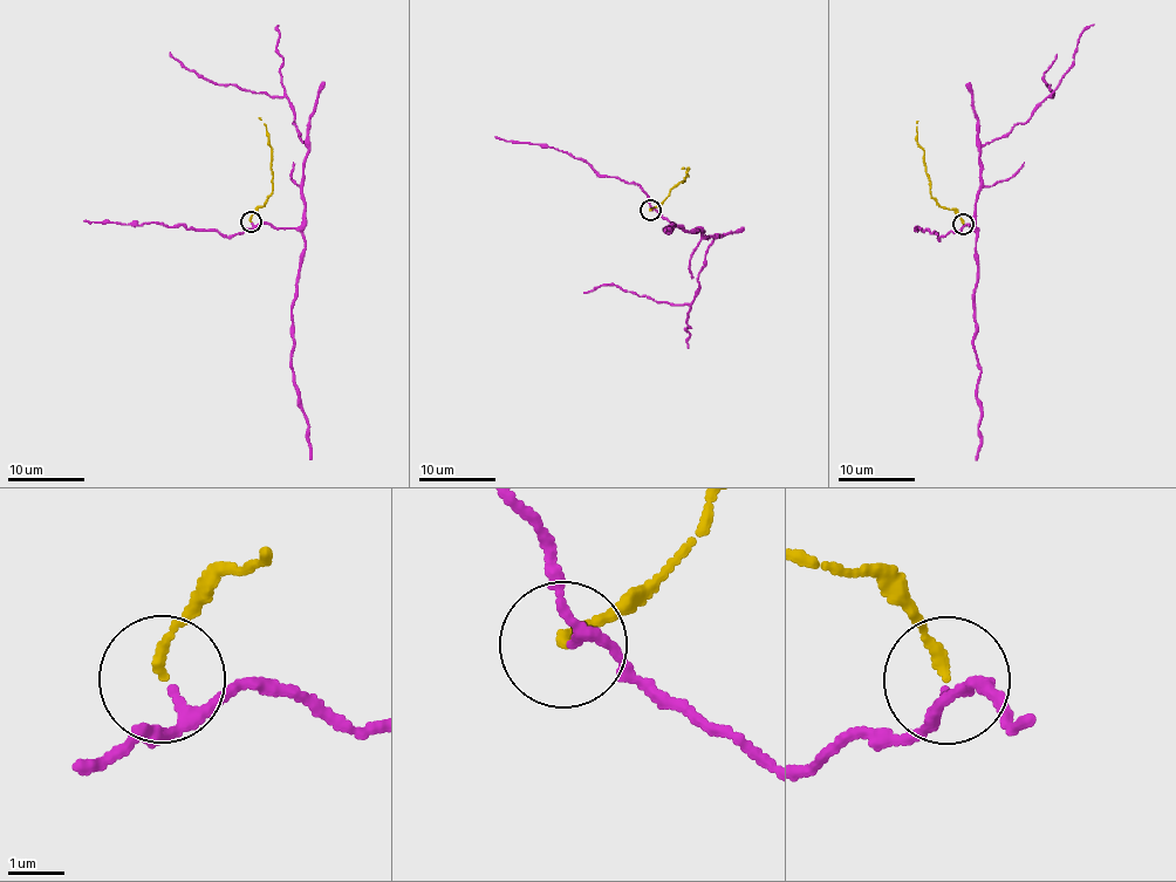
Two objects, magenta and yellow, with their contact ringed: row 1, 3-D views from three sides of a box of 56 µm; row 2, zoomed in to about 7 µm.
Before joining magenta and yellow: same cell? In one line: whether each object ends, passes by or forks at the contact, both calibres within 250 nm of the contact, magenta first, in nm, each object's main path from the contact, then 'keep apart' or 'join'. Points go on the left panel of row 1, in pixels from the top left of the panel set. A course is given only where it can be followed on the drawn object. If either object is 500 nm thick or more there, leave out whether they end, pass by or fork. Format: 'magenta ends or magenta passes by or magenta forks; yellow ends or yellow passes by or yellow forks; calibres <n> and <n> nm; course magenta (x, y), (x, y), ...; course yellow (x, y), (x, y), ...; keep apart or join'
magenta passes by; yellow ends; calibres 160 and 160 nm; course magenta (251, 221), (303, 224), (308, 148), (294, 124), (294, 107), (284, 96), (202, 79), (170, 53); course yellow (251, 221), (251, 217), (273, 192), (272, 146), (267, 128), (259, 118); join

